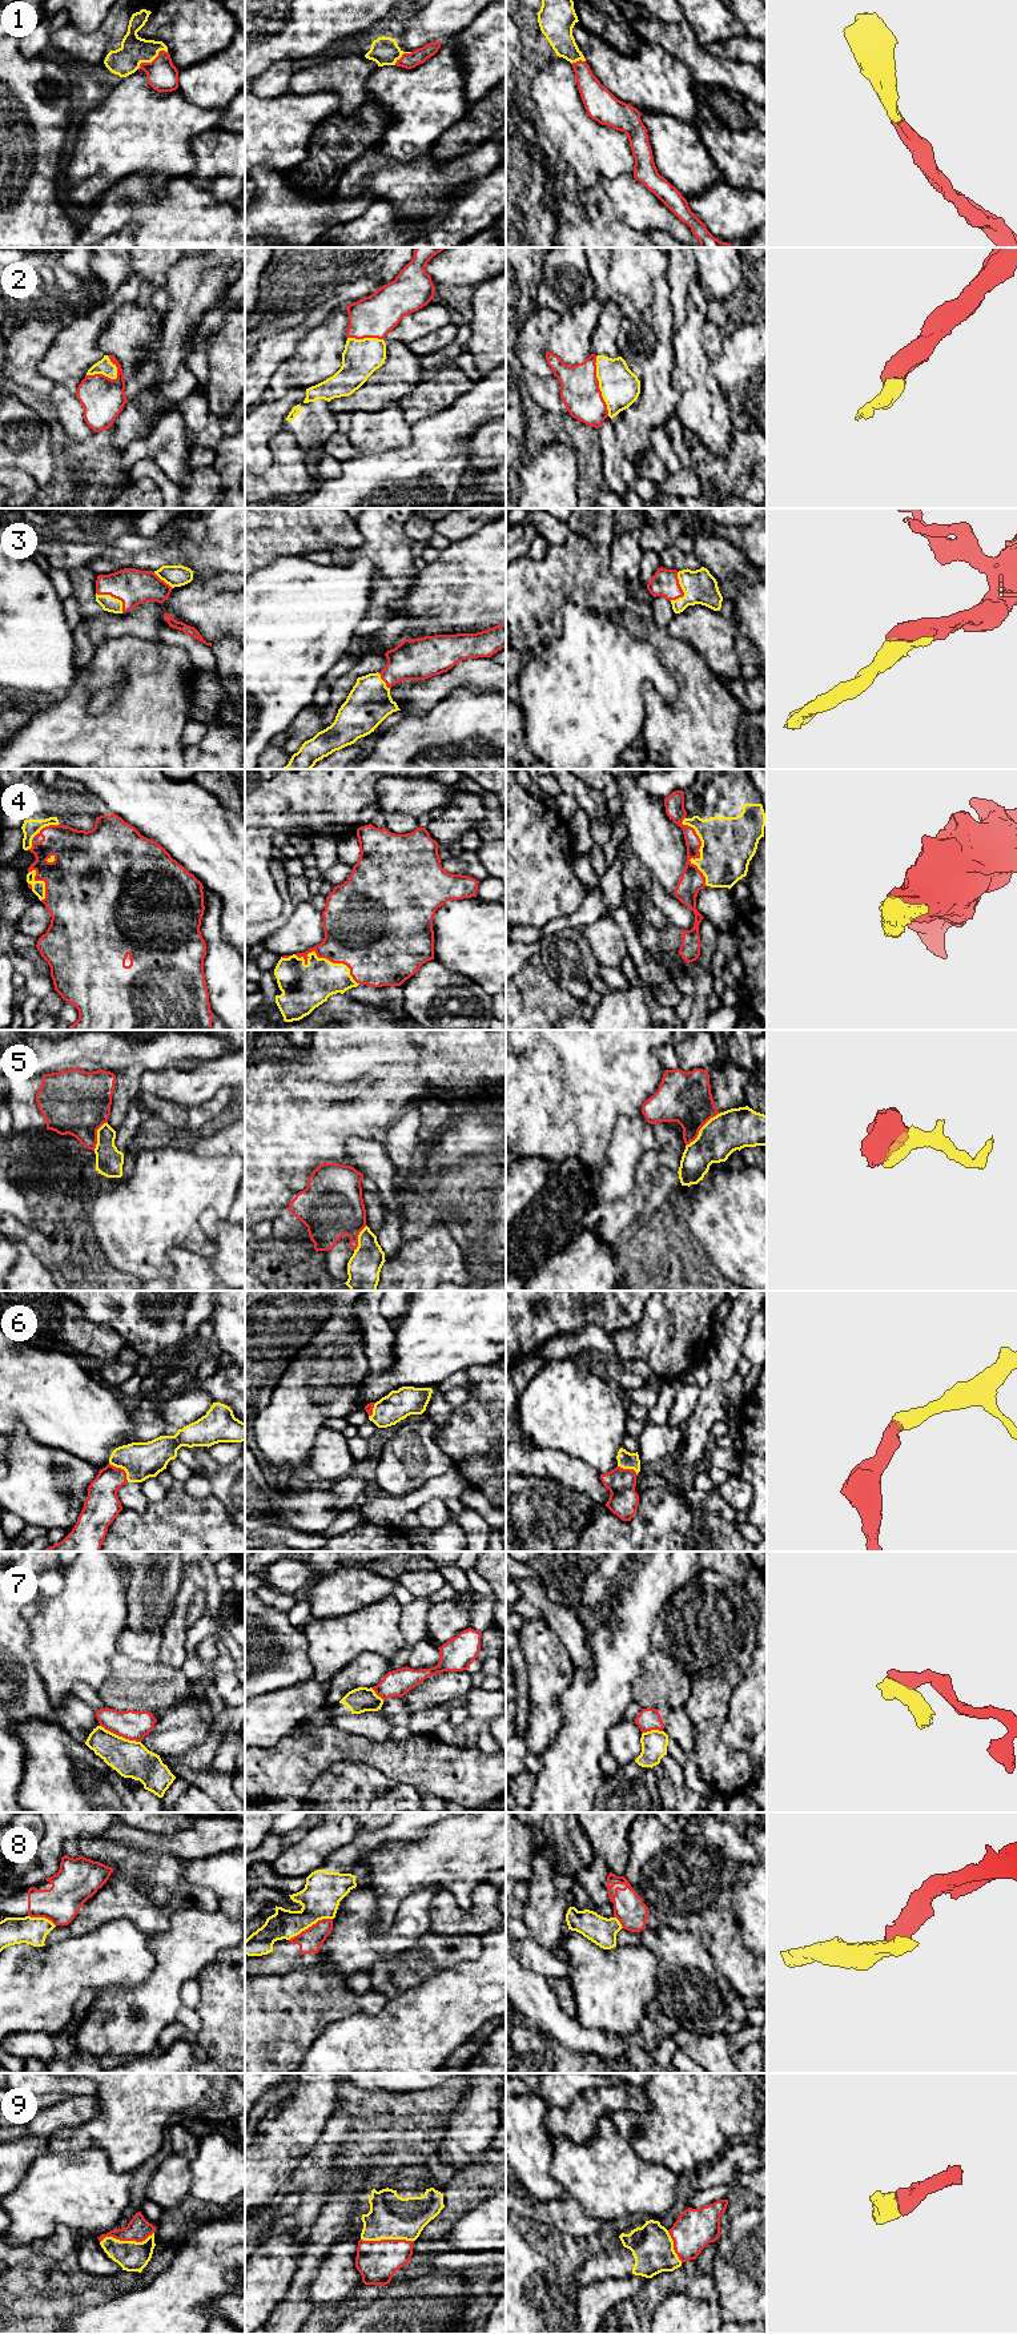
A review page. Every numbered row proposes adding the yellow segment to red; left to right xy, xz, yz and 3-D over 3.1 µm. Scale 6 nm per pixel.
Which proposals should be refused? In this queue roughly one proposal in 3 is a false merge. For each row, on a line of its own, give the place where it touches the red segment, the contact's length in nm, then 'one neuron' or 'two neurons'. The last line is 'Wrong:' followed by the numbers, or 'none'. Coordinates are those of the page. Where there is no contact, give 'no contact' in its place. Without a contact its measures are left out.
1: contact xy (153, 60); length 220 nm; one neuron
2: contact yz (598, 386); length 380 nm; one neuron
3: contact xy (115, 598); length 200 nm; one neuron
4: contact xz (329, 960); length 440 nm; one neuron
5: contact yz (699, 1130); length 280 nm; two neurons
6: contact xy (123, 1469); length 170 nm; one neuron
7: contact xy (120, 1735); length 260 nm; two neurons
8: contact xz (312, 1926); length 300 nm; two neurons
9: contact xy (127, 2240); length 340 nm; one neuron
Wrong: 5, 7, 8

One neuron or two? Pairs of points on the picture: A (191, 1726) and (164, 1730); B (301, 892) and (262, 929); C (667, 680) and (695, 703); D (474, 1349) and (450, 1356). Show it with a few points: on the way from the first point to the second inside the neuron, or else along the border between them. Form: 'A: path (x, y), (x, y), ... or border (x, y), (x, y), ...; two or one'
A: path (184, 1729), (171, 1730); one
B: border (286, 877), (288, 896), (296, 904); two
C: border (660, 662), (676, 683), (676, 697), (670, 705); two
D: path (469, 1349), (455, 1351); one

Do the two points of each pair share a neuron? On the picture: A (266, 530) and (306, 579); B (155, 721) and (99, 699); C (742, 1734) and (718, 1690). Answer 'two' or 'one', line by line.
A: two
B: two
C: two

